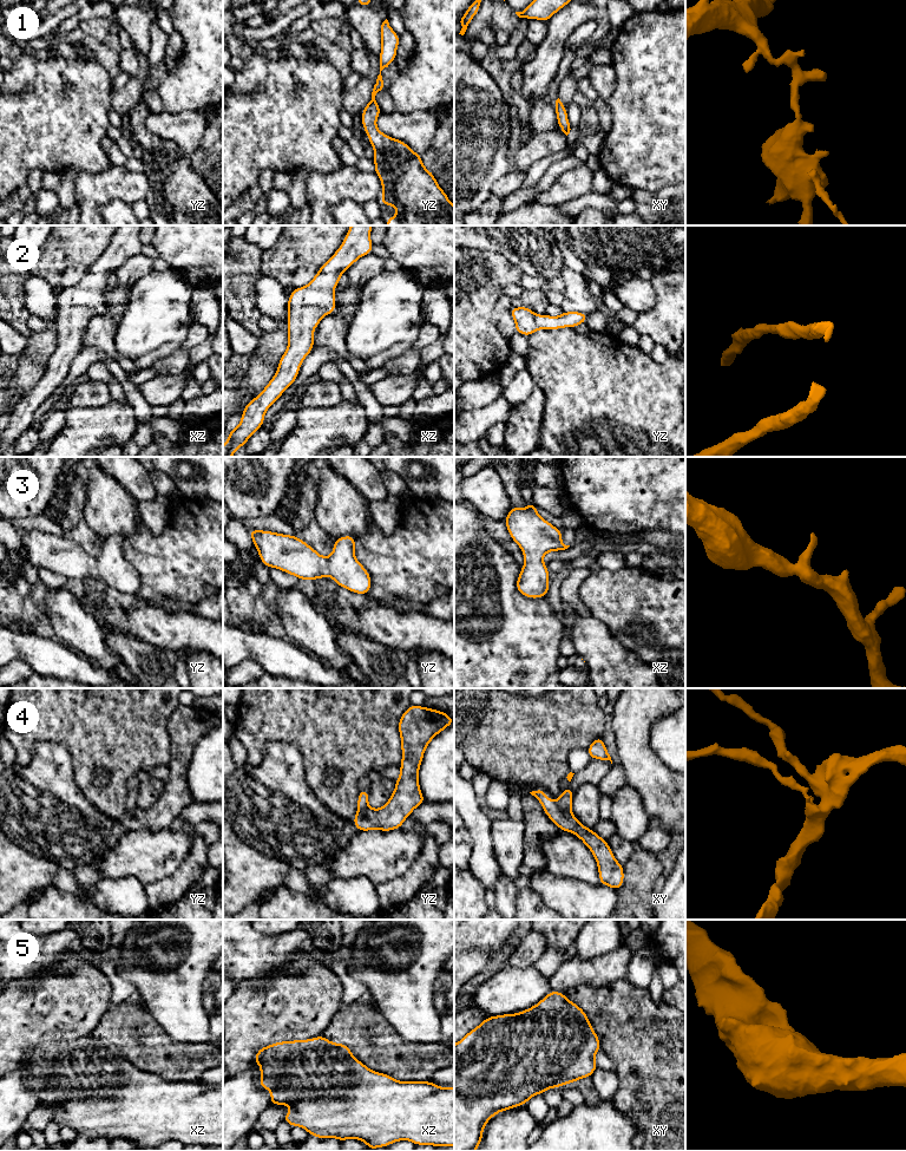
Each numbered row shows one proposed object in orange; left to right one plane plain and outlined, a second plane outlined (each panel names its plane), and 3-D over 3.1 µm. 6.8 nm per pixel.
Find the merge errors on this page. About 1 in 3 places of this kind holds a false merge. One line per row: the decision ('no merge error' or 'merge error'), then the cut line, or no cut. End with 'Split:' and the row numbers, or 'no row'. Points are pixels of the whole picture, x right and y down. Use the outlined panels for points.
1: no merge error | no cut
2: no merge error | no cut
3: no merge error | no cut
4: merge error | xy (556, 802), (560, 809), (570, 810)
5: no merge error | no cut
Split: 4

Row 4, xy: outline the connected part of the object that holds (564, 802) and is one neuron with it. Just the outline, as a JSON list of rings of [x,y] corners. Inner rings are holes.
[[[569,786],[563,790],[560,797],[556,800],[560,810],[571,810],[575,791]]]

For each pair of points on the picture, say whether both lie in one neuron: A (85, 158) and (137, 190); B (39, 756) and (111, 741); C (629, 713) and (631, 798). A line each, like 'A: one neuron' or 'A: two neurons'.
A: two neurons
B: two neurons
C: two neurons

